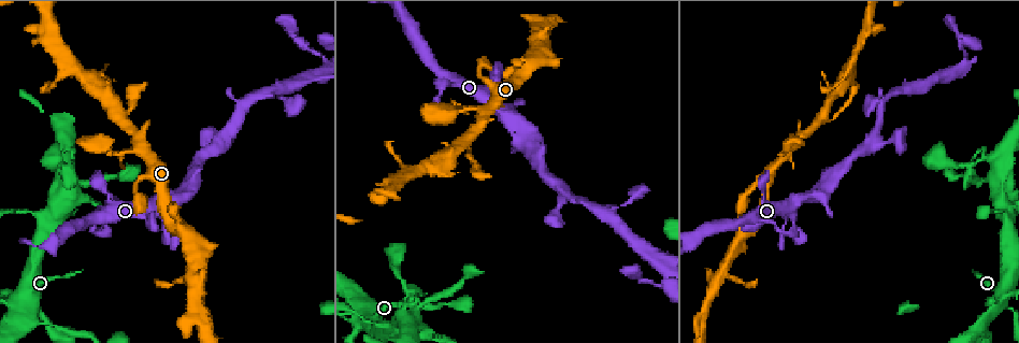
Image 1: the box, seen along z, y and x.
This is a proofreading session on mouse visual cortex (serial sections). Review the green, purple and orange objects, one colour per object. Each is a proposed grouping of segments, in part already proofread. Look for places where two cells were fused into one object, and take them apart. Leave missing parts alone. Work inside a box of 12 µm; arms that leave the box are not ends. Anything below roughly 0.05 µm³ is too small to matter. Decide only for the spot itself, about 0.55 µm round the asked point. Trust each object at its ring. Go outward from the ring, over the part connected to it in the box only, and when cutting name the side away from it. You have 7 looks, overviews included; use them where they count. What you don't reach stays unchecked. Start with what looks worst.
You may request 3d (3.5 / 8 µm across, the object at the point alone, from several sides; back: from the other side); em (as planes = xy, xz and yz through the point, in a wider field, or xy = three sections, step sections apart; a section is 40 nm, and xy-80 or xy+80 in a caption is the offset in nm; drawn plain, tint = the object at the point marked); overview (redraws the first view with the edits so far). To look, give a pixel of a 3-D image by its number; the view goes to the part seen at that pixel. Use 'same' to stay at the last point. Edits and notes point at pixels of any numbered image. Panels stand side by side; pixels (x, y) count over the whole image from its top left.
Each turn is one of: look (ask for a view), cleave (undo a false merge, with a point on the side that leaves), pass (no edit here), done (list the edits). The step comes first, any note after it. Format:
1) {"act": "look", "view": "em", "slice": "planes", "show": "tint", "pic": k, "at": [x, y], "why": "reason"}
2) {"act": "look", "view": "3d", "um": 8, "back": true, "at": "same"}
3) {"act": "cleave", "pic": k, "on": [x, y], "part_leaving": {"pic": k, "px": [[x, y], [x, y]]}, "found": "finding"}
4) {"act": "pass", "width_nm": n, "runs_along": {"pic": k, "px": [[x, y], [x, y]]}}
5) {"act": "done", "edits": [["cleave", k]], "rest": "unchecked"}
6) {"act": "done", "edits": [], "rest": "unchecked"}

{"act": "look", "view": "3d", "um": 3.5, "pic": 1, "at": [972, 164], "why": "a fork"}

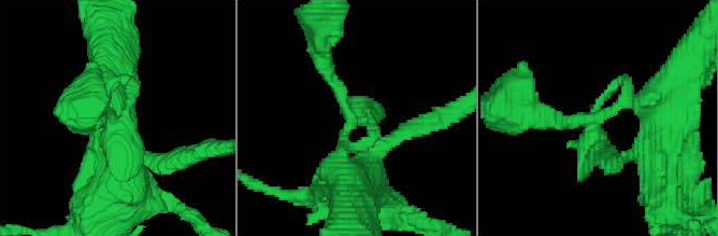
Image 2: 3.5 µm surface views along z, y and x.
{"act": "look", "view": "em", "slice": "xy", "step": 2, "show": "tint", "pic": 2, "at": [351, 113]}

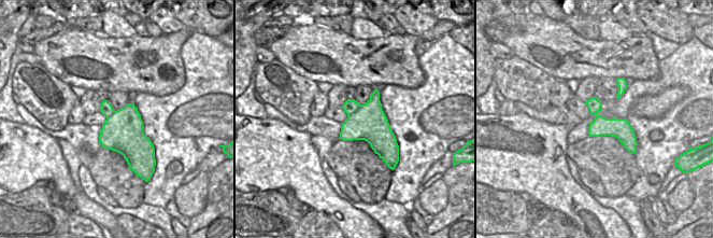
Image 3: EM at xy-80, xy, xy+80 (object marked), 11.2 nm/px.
{"act": "pass", "runs_along": {"pic": 2, "px": [[347, 177], [350, 110], [320, 53]]}, "found": "one cell here"}

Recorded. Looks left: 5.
{"act": "look", "view": "3d", "um": 8, "pic": 1, "at": [47, 325], "why": "narrows sharply"}

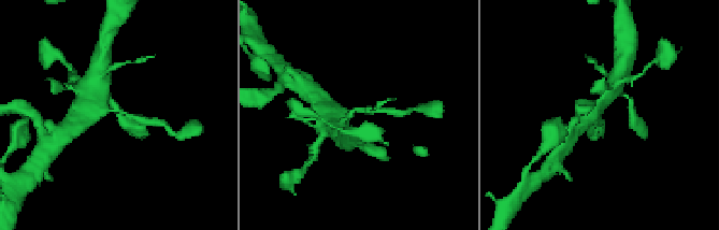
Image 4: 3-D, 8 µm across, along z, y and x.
{"act": "look", "view": "3d", "um": 3.5, "back": true, "pic": 4, "at": [115, 112]}

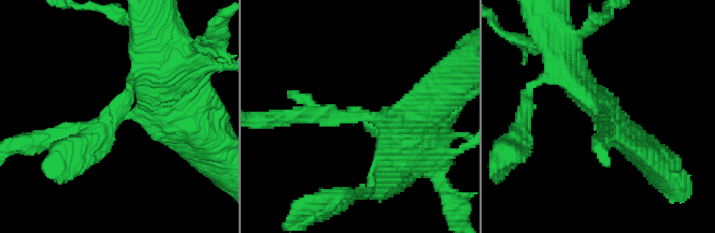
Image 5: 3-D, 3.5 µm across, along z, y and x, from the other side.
{"act": "look", "view": "em", "slice": "xy", "step": 1, "show": "tint", "pic": 5, "at": [357, 117], "arm_widths_nm": [200, 350]}

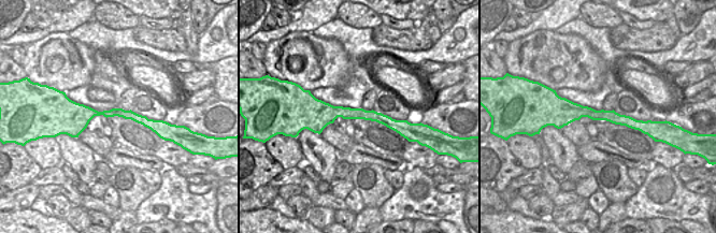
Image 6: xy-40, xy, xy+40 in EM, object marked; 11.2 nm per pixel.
{"act": "pass", "width_nm": 140, "runs_along": {"pic": 5, "px": [[168, 84], [151, 114], [52, 137]]}, "found": "all the same cell"}

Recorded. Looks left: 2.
{"act": "look", "view": "3d", "um": 3.5, "pic": 1, "at": [886, 99], "why": "three arms meet"}

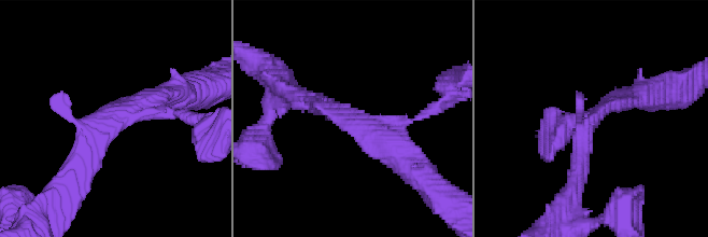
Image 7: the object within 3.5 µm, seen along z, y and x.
{"act": "pass", "arms": 3, "arm_widths_nm": [150, 250, 300], "runs_along": {"pic": 7, "px": [[75, 166], [98, 126], [171, 94]]}, "found": "all the same cell"}

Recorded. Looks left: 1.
{"act": "done", "edits": [], "rest": "unchecked"}

